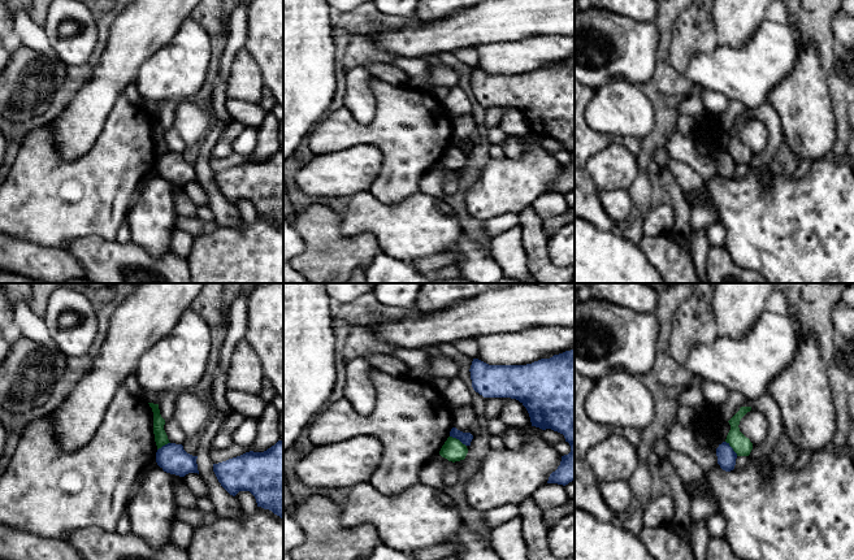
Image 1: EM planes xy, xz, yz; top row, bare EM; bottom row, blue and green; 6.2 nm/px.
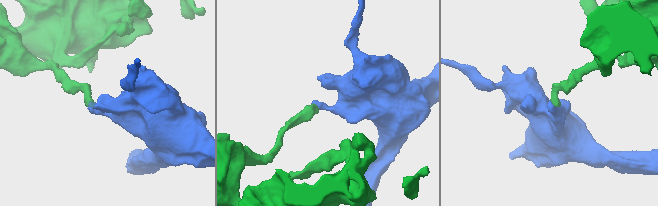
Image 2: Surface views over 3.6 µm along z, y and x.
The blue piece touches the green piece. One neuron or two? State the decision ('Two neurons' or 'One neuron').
Two neurons

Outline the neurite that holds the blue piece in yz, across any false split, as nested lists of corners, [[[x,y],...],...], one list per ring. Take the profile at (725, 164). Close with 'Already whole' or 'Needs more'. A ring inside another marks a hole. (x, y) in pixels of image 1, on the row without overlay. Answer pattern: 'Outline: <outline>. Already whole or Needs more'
Outline: [[[723,151],[716,157],[718,173],[725,181],[731,181],[734,178],[737,162],[729,155],[729,152]]]. Already whole

